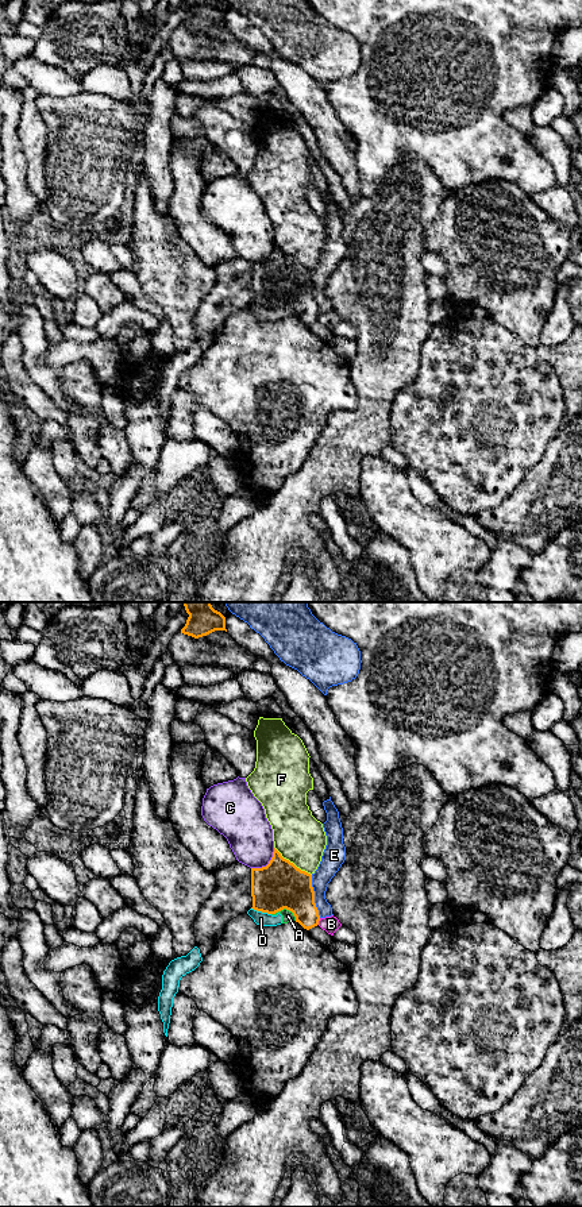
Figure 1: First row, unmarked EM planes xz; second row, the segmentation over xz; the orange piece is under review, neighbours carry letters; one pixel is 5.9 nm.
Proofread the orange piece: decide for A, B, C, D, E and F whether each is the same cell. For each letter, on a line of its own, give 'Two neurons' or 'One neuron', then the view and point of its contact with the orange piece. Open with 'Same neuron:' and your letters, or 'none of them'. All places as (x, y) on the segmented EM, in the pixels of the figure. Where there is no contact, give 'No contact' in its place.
Same neuron: none of them
A: Two neurons. Touches orange at xz (285, 907)
B: Two neurons. Touches orange at xz (319, 920)
C: Two neurons. Touches orange at xz (268, 864)
D: Two neurons. Touches orange at xz (261, 910)
E: Two neurons. Touches orange at xz (313, 897)
F: Two neurons. Touches orange at xz (292, 863)

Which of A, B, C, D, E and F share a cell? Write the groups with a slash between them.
A D / B / C / E / F

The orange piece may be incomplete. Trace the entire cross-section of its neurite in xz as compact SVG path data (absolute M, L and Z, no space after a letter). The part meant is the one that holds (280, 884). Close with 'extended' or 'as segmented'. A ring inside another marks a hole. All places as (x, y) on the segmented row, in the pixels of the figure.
M275 848L266 867L251 868L251 896L251 909L257 911L275 914L286 909L307 930L319 925L312 875L284 859Z; as segmented

